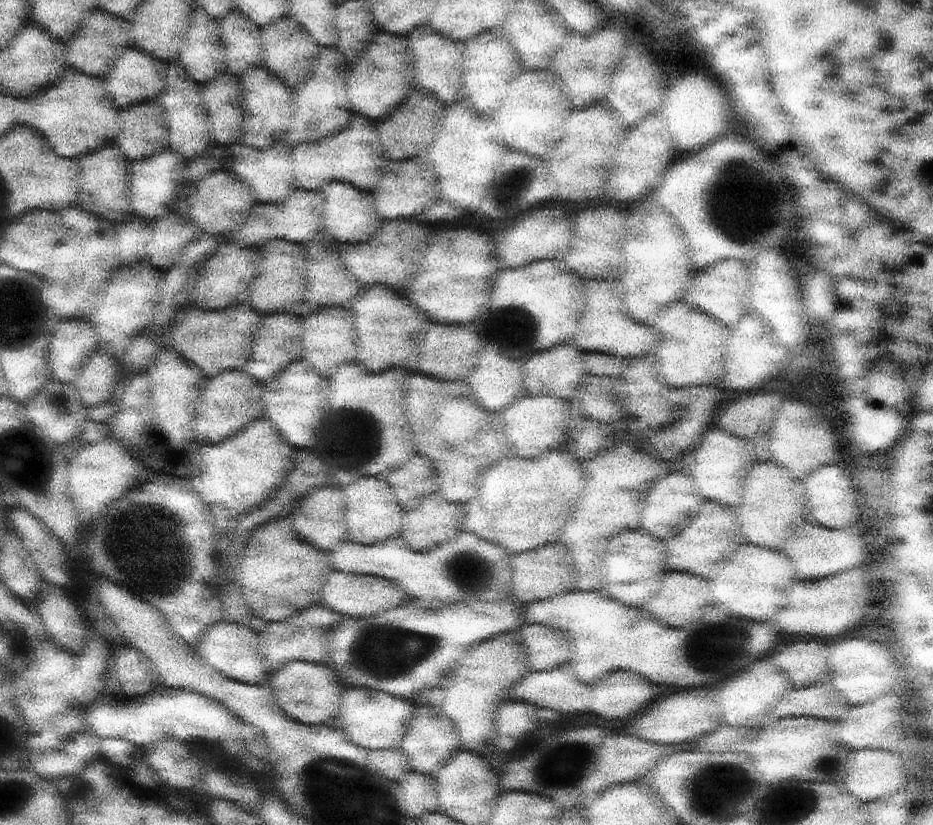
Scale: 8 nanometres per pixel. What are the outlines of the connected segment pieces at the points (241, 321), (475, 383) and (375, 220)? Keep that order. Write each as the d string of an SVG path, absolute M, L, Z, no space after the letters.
M246 305L230 306L221 310L188 307L178 314L180 327L174 330L171 347L187 361L194 362L206 376L224 371L242 370L252 356L254 333L260 328L264 315Z
M494 354L478 356L478 366L469 375L469 383L475 398L487 410L498 411L514 394L527 394L524 384L524 360L498 358Z
M330 182L320 191L326 194L326 230L338 242L368 242L380 226L380 218L374 210L374 194L360 190L348 182Z

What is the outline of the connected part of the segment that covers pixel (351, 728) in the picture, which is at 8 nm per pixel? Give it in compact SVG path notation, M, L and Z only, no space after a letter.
M344 687L337 715L344 720L342 729L352 743L365 749L398 749L406 728L413 719L414 703L372 688Z

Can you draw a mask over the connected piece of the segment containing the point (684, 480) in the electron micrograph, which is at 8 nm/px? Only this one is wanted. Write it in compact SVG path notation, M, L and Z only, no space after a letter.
M672 472L656 480L652 490L646 494L642 514L640 514L640 528L649 530L649 533L654 536L661 536L661 540L670 541L692 522L692 518L698 516L700 506L704 502L708 500L700 494L700 489L696 488L694 480L688 474Z

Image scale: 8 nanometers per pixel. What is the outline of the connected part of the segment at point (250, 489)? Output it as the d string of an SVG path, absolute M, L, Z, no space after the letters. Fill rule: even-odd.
M255 420L242 434L236 434L224 444L216 444L212 448L200 446L200 452L196 452L196 442L188 444L182 464L186 466L188 476L192 476L190 480L194 484L193 488L206 500L206 504L212 510L226 508L228 512L240 516L253 512L254 508L270 500L270 494L280 486L280 480L284 482L286 474L294 466L292 454L294 448L288 446L282 436L278 442L278 434L272 430L268 420ZM200 470L202 470L202 478L200 478Z

